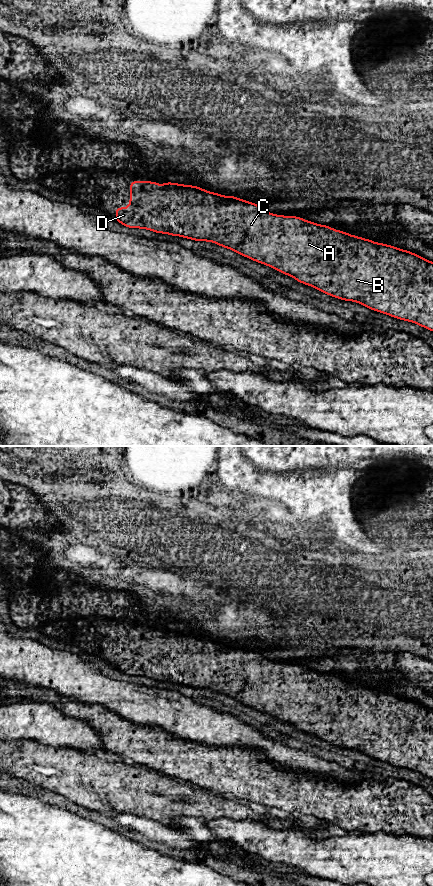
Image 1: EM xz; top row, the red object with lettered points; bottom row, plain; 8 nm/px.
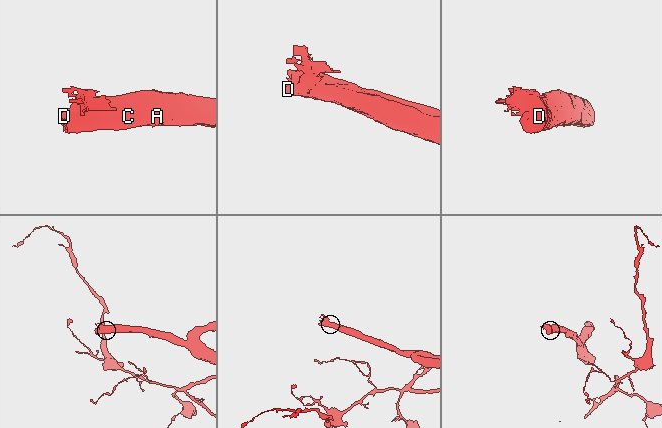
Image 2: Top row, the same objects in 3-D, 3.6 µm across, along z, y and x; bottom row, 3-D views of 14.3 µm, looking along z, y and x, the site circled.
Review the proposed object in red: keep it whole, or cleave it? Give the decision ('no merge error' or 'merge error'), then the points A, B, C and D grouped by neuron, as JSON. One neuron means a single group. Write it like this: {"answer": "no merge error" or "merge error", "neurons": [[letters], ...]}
{"answer": "no merge error", "neurons": [["A", "B", "C", "D"]]}

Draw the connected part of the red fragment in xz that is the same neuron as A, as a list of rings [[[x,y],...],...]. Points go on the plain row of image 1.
[[[133,629],[130,631],[130,651],[127,656],[116,656],[116,669],[130,676],[148,677],[157,681],[170,682],[172,684],[182,684],[195,689],[214,690],[222,695],[231,697],[247,706],[256,710],[268,713],[283,722],[292,724],[298,730],[312,734],[317,738],[324,740],[335,746],[346,749],[358,750],[374,759],[388,762],[394,766],[416,771],[424,776],[433,779],[433,710],[430,710],[417,702],[406,698],[401,698],[390,693],[375,691],[369,687],[363,687],[350,683],[339,678],[332,677],[326,673],[318,673],[311,669],[304,668],[300,665],[274,663],[265,659],[261,654],[250,651],[233,644],[221,644],[218,641],[208,640],[197,634],[181,633],[167,630],[160,633],[150,629]]]

